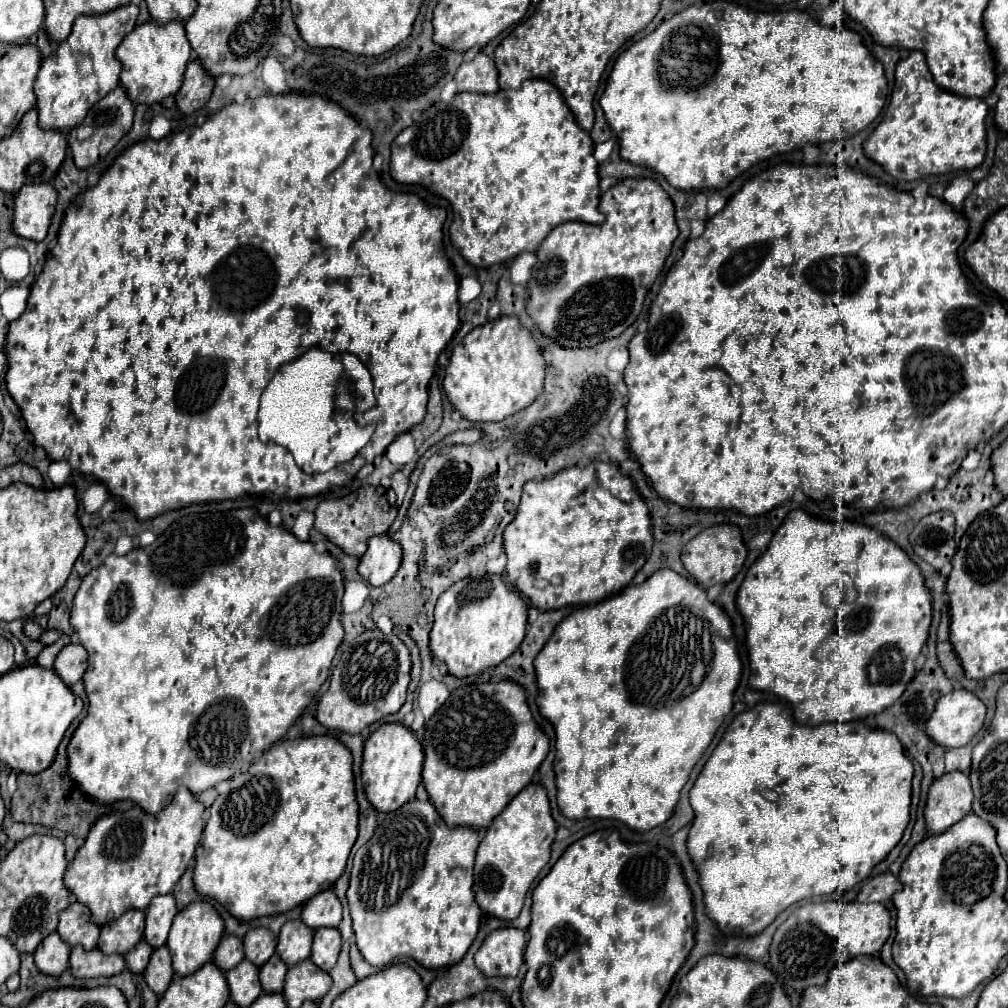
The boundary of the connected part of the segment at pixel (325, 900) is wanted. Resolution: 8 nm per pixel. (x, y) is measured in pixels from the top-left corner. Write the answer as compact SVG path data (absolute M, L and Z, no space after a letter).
M334 889L320 891L320 895L314 895L306 901L302 911L302 921L312 927L336 927L342 919L342 903Z

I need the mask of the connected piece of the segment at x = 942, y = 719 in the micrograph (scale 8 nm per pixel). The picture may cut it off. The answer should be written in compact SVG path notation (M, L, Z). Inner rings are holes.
M952 691L936 703L928 735L944 747L964 747L984 725L986 707L970 691Z

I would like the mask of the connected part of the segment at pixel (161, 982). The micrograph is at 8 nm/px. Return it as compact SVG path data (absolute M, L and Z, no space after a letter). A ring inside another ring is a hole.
M158 947L154 949L150 963L144 971L144 979L148 981L148 987L152 987L152 991L156 991L158 995L162 995L168 989L168 983L172 981L174 971L172 971L172 959L168 953L168 947Z

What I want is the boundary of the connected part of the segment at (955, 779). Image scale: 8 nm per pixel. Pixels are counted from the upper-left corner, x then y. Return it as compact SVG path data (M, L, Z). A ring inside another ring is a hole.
M962 771L944 773L934 779L924 807L926 827L930 833L942 833L970 813L974 793L970 777Z

